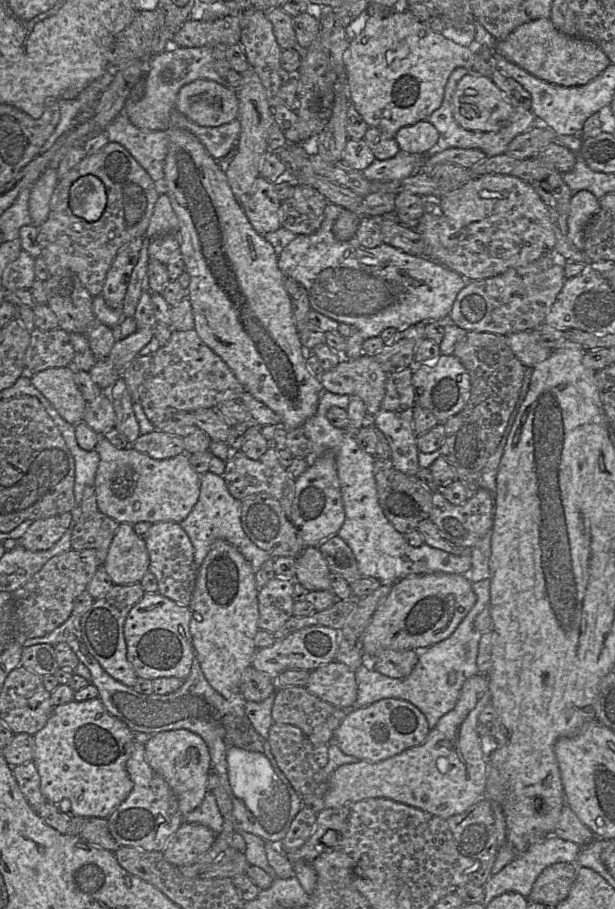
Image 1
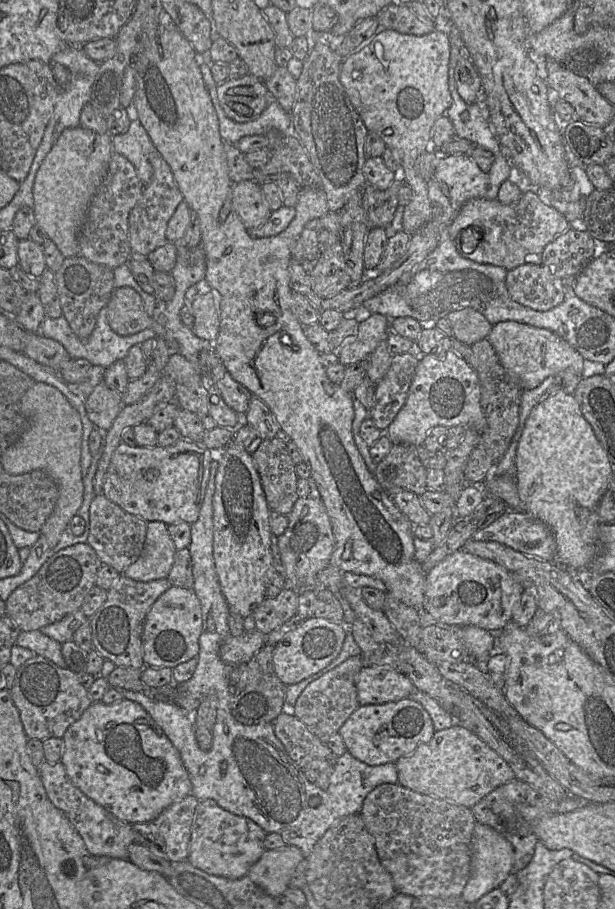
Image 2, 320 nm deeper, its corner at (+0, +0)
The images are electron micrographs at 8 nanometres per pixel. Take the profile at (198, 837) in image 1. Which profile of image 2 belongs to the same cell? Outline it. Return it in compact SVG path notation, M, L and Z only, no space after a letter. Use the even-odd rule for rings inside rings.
M212 799L201 800L192 824L191 842L187 860L195 867L216 876L238 879L248 875L251 866L259 860L264 851L266 832L249 818L237 816L221 808Z

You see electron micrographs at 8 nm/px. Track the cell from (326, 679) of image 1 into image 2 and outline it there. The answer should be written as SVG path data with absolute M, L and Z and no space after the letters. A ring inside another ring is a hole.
M389 665L364 666L355 677L357 698L360 705L384 704L411 696L416 690L411 680L397 668Z

